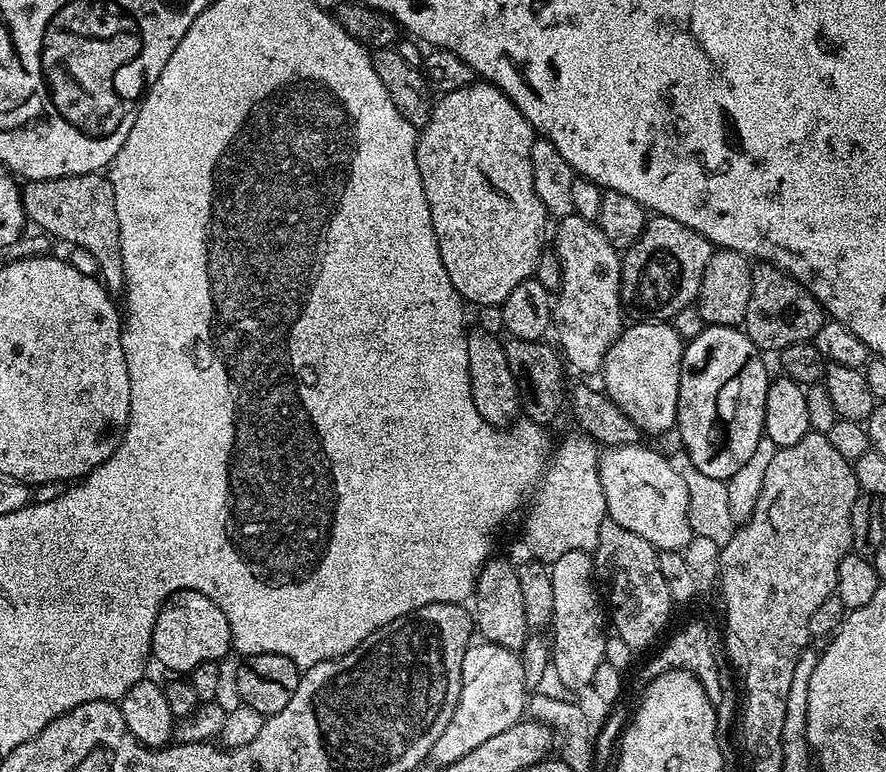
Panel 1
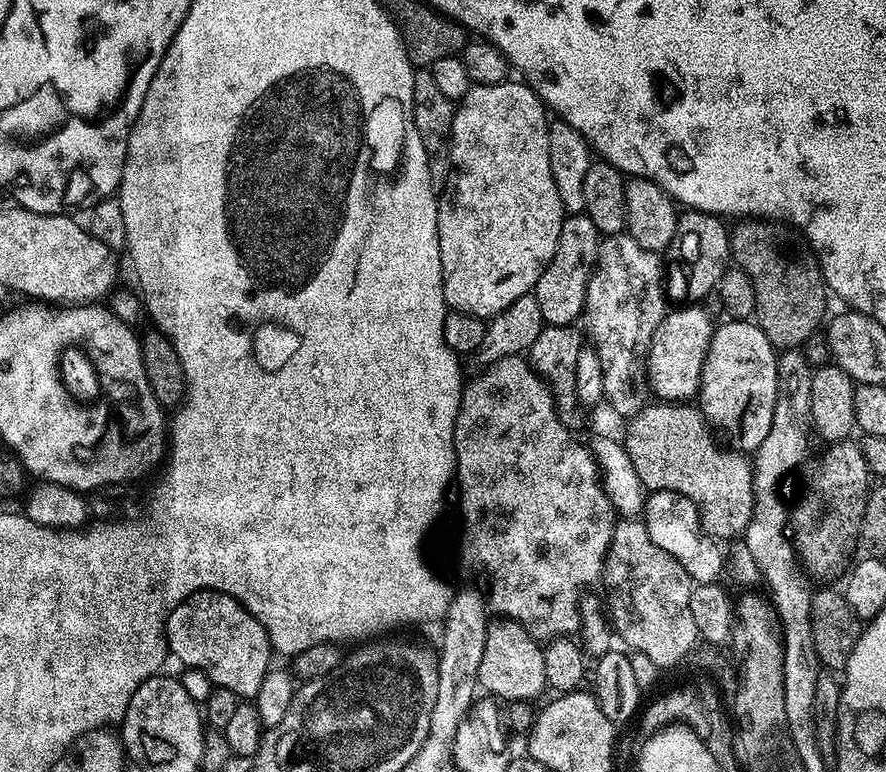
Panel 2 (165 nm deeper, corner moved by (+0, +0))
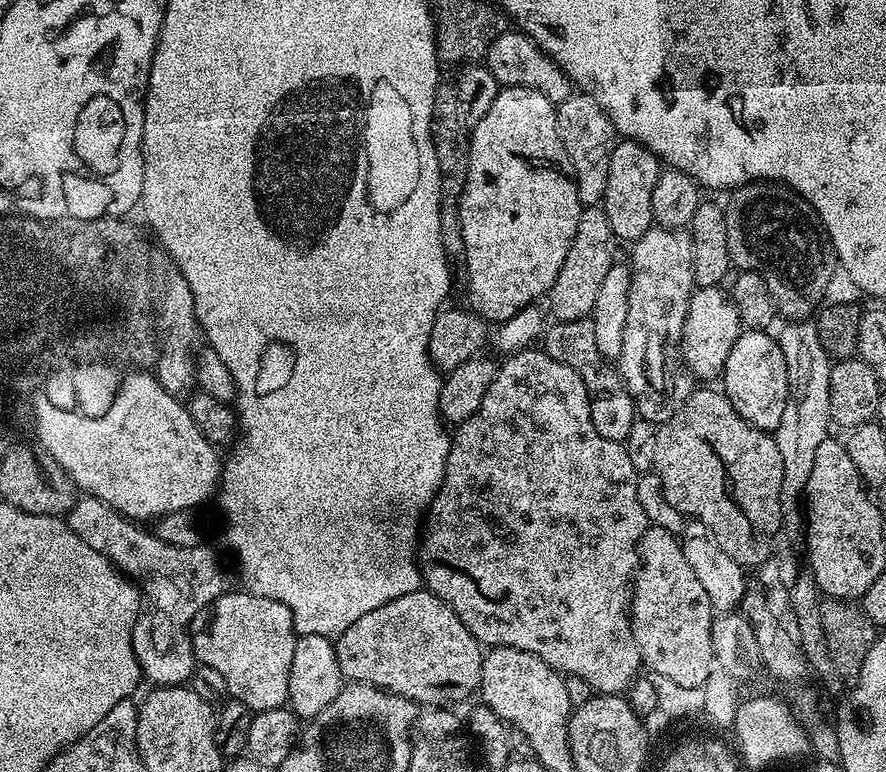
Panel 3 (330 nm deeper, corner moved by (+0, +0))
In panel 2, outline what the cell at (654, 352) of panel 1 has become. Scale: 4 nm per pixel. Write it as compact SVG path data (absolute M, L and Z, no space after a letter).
M680 306L675 310L677 312L669 311L658 330L654 330L646 357L646 384L648 380L647 387L650 392L652 387L652 392L656 395L653 397L660 402L688 402L699 393L702 366L714 331L714 323L712 324L711 318L700 309L700 306Z

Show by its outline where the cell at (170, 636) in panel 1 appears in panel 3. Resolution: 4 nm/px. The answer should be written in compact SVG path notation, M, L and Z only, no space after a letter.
M225 591L214 601L208 625L192 636L192 651L200 664L222 673L229 697L242 701L253 713L285 707L298 635L292 615L288 607L274 598L239 591Z

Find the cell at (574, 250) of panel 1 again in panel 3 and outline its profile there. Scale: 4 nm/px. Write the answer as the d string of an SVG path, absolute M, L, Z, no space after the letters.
M653 226L631 245L632 281L626 310L626 330L618 361L618 371L624 378L624 386L632 393L638 412L648 420L659 421L664 412L664 371L668 368L668 348L675 349L684 335L684 323L690 306L696 279L692 269L692 238L687 231Z

